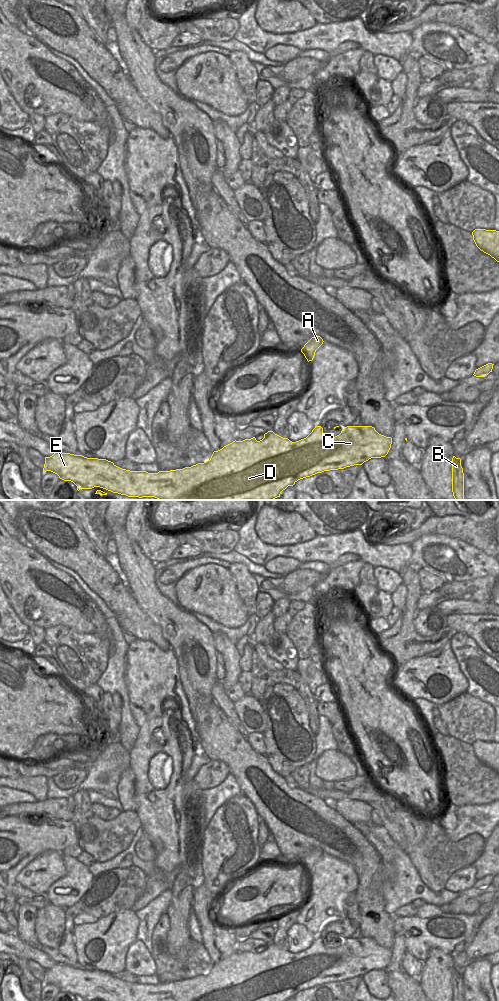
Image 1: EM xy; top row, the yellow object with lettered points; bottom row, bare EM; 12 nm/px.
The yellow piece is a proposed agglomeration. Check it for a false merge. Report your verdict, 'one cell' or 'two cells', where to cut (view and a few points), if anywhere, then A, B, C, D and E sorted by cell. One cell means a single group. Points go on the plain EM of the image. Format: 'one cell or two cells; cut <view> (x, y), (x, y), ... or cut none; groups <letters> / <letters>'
one cell; cut none; groups A B C D E

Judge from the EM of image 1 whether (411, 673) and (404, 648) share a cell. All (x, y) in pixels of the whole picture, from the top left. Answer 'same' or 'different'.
different

